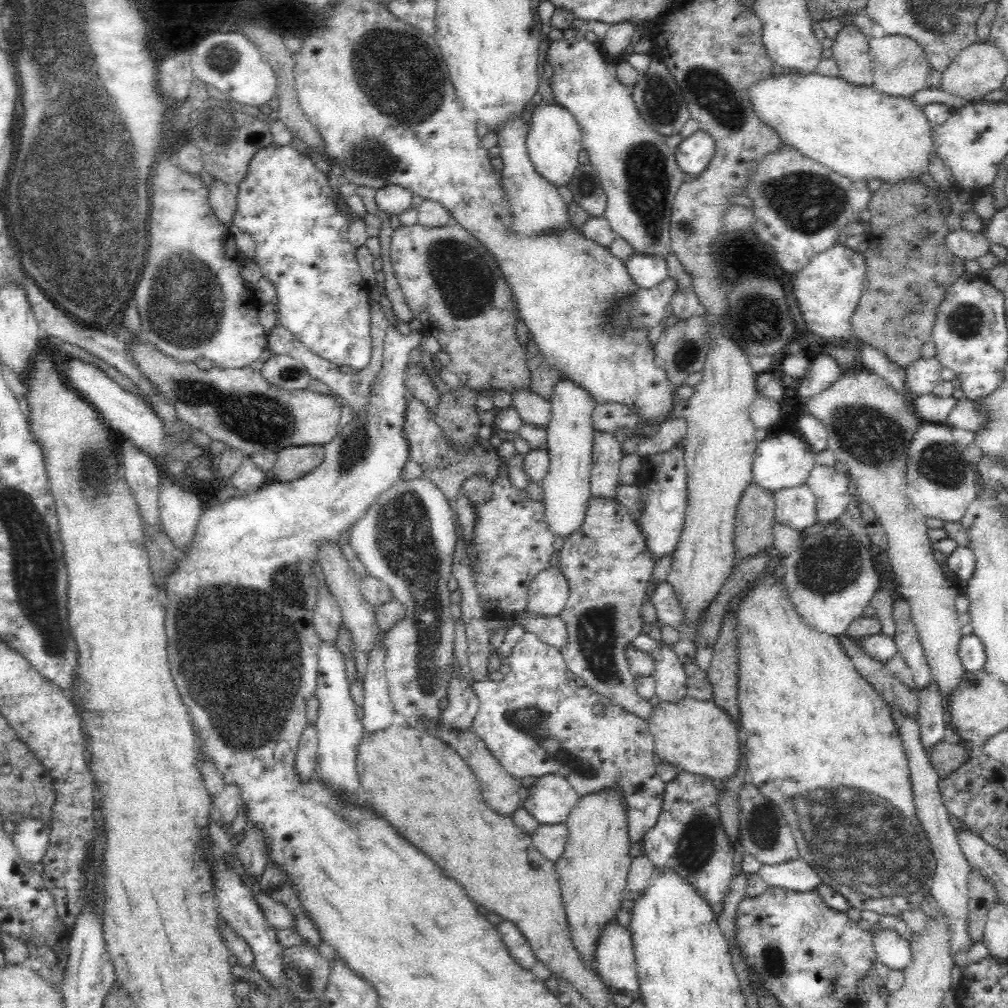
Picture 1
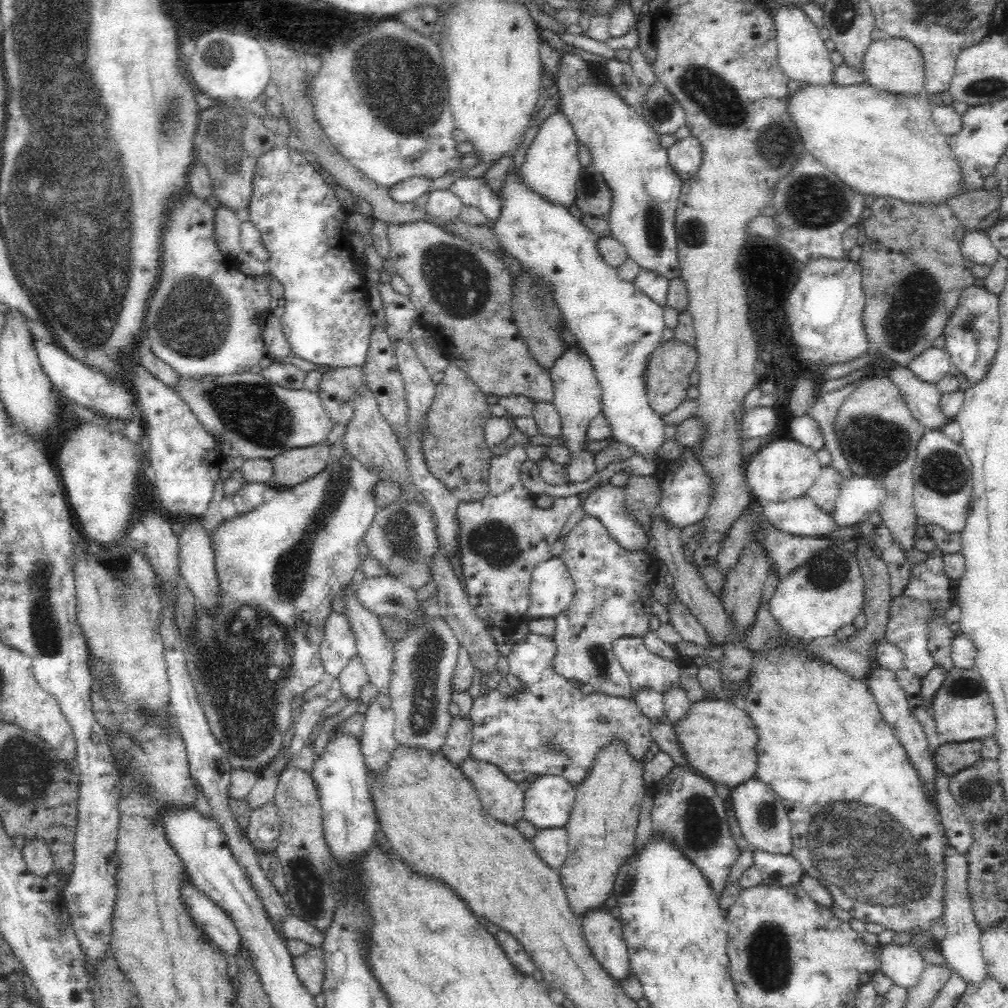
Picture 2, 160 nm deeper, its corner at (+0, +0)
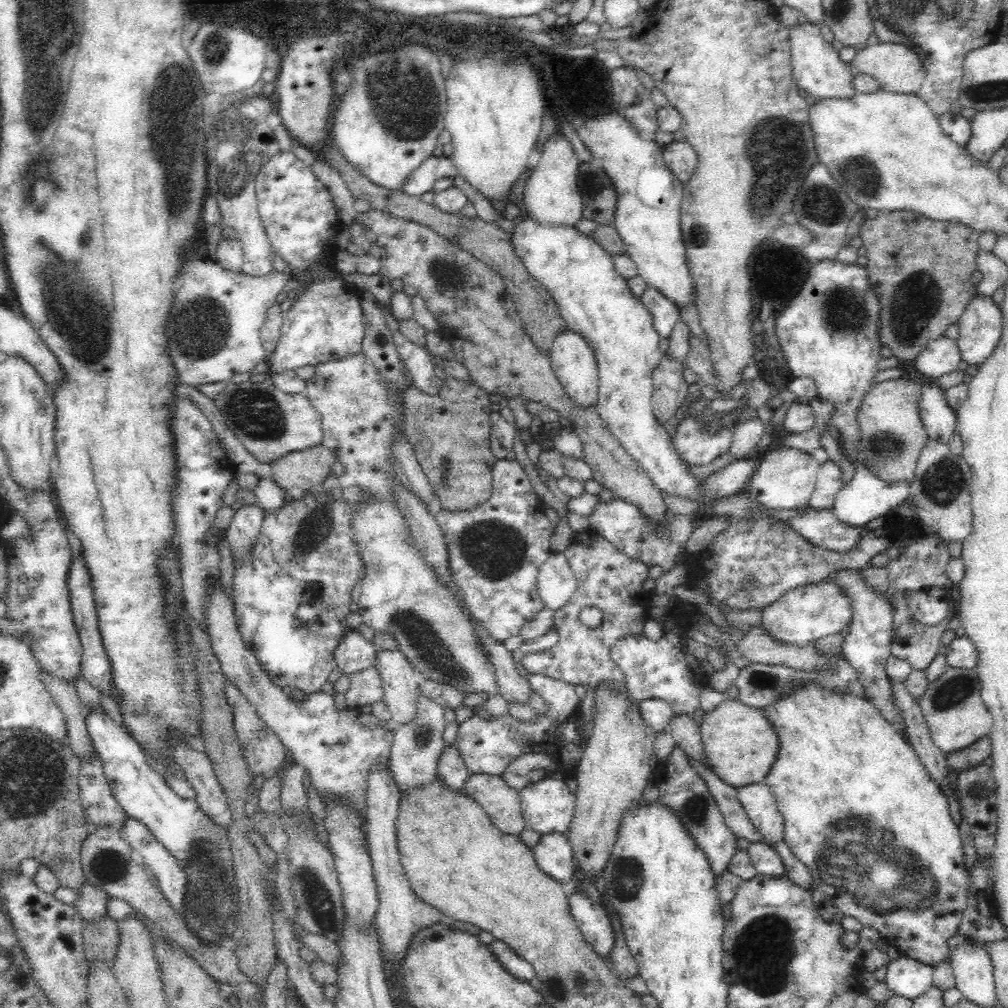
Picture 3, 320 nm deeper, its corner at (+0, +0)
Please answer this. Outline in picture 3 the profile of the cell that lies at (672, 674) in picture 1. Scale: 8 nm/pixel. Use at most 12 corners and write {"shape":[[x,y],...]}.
{"shape":[[688,715],[672,716],[668,731],[690,758],[707,763],[698,724]]}

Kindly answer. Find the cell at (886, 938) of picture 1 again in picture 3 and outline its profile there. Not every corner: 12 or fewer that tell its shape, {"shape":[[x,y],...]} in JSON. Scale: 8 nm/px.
{"shape":[[901,955],[888,961],[892,995],[914,1000],[933,986],[933,965]]}

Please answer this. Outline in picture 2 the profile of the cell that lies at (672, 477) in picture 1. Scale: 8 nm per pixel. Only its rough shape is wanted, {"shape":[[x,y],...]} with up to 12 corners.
{"shape":[[690,453],[660,483],[660,513],[676,528],[708,514],[713,480]]}

